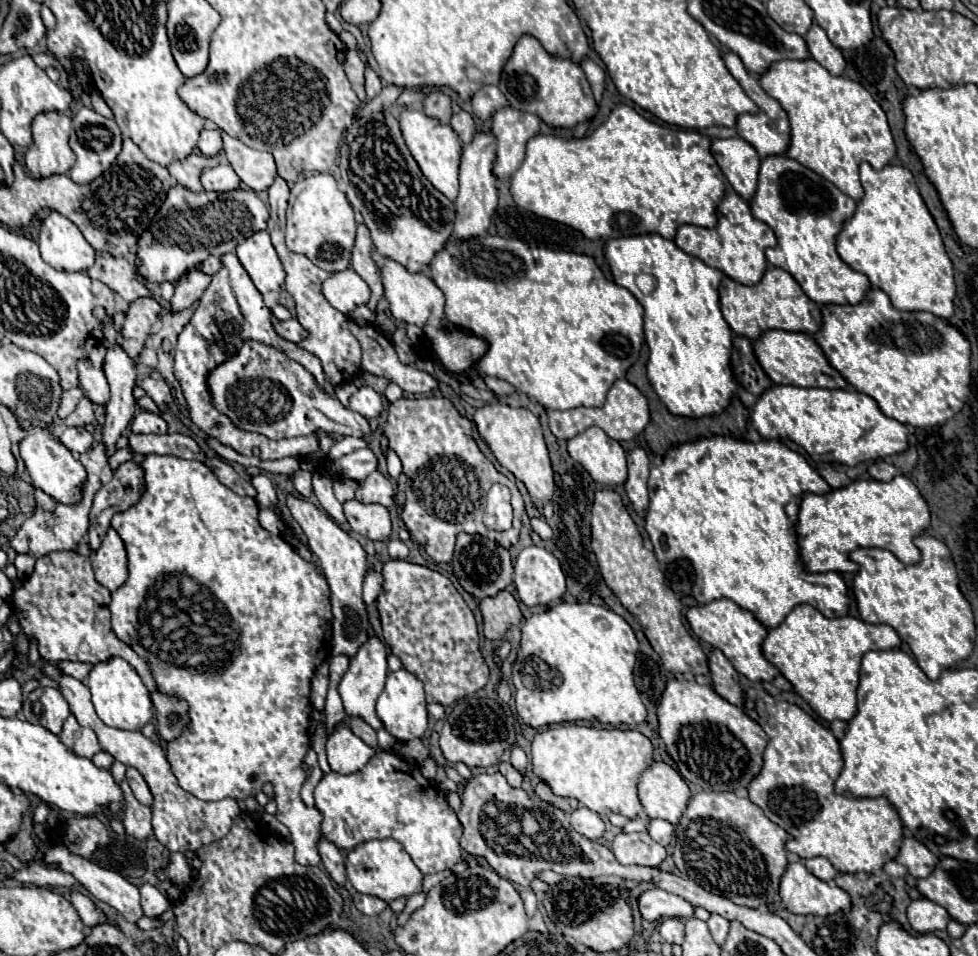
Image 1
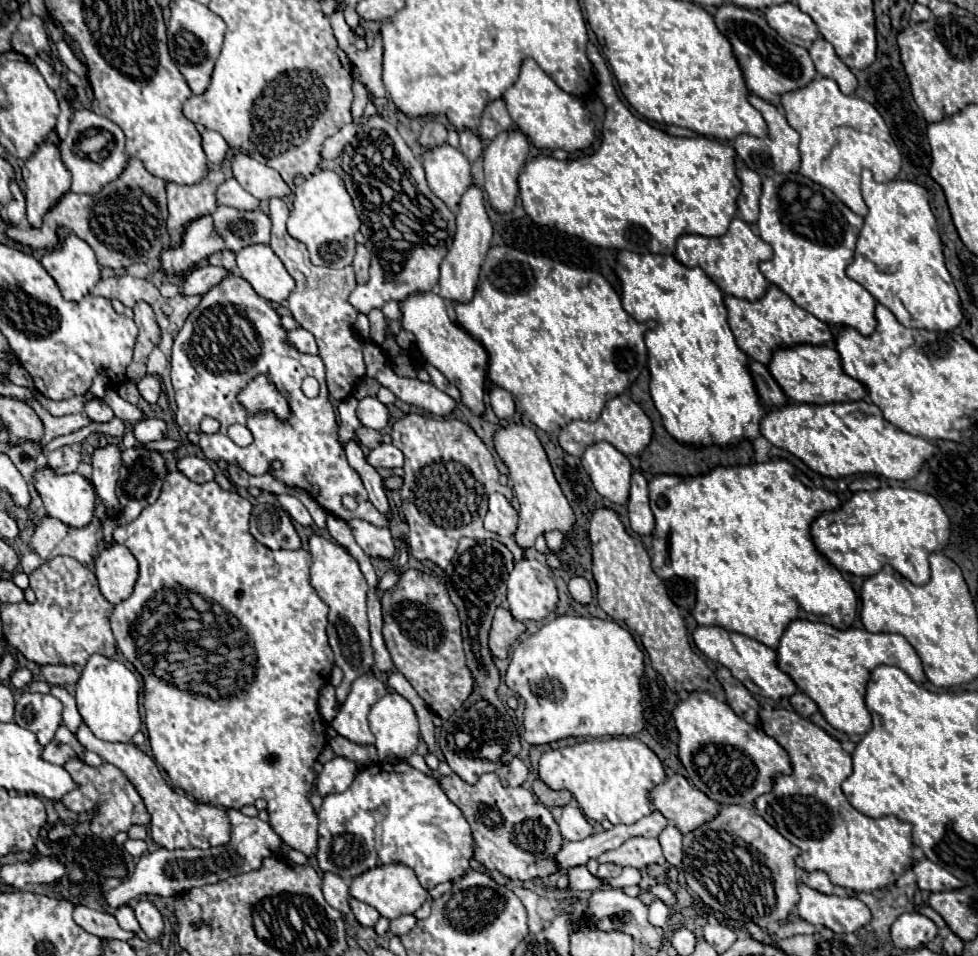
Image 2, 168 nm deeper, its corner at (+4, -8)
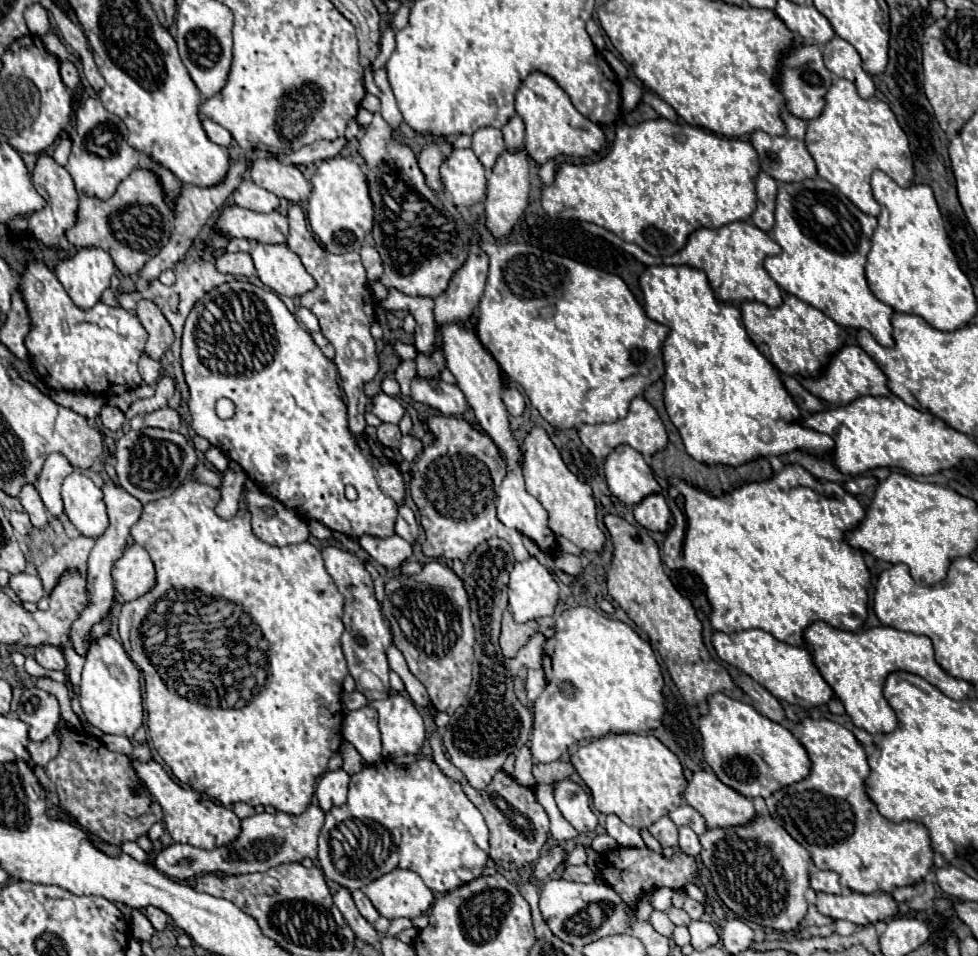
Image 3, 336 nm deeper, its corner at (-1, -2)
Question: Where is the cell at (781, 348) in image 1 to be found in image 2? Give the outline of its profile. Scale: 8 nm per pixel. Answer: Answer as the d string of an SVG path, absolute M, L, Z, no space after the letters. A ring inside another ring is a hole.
M795 345L787 349L777 349L769 363L769 371L781 385L785 395L795 403L827 405L843 401L861 401L867 397L865 385L843 371L841 357L833 345Z

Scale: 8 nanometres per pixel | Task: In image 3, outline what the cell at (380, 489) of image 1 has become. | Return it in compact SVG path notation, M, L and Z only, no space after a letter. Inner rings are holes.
M230 281L208 291L184 323L182 369L190 391L188 407L192 429L228 459L236 461L264 493L298 511L304 519L316 519L328 529L342 531L350 537L362 537L364 533L388 537L394 533L396 507L404 501L402 475L394 465L382 465L372 457L364 437L356 443L350 435L334 363L324 357L310 333L302 329L274 291L266 291L248 281ZM222 397L236 405L232 419L220 419L216 415L216 401ZM346 485L356 487L356 501L344 497Z

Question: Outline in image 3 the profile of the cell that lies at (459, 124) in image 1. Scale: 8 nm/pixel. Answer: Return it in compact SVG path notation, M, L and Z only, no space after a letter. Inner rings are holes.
M482 127L472 135L472 151L480 159L480 163L490 171L496 157L504 151L504 139L500 129Z

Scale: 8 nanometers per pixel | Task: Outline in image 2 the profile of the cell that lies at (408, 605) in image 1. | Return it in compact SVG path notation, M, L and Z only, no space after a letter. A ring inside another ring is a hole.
M407 569L401 581L383 593L381 605L383 639L395 669L405 675L435 715L449 719L473 691L473 677L465 665L461 621L447 587L435 575Z

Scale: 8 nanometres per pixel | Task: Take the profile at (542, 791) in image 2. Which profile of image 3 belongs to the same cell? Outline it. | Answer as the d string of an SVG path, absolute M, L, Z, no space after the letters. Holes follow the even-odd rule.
M552 761L552 763L536 763L532 773L534 773L534 777L540 785L554 785L562 779L570 779L574 769L572 769L570 763Z

